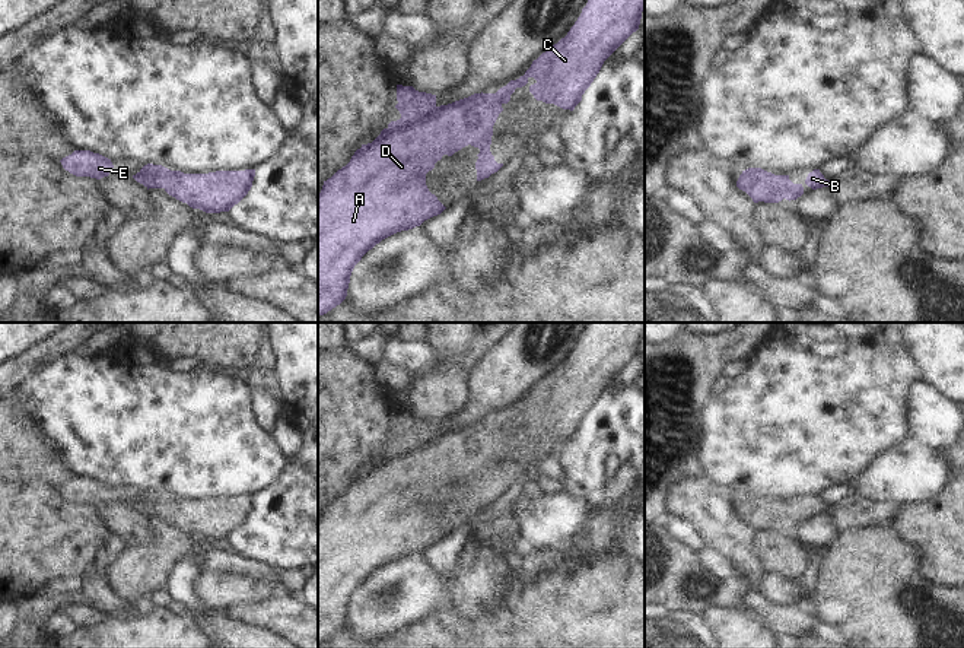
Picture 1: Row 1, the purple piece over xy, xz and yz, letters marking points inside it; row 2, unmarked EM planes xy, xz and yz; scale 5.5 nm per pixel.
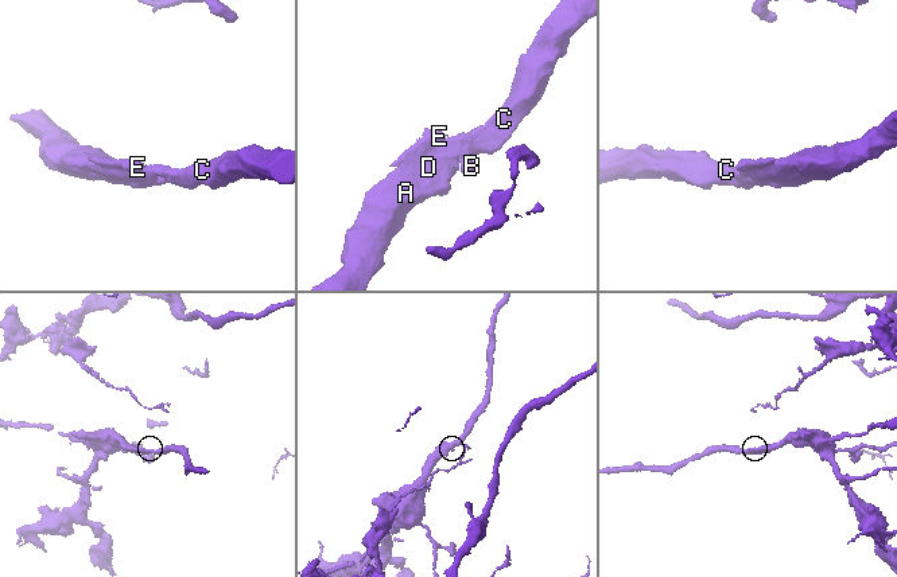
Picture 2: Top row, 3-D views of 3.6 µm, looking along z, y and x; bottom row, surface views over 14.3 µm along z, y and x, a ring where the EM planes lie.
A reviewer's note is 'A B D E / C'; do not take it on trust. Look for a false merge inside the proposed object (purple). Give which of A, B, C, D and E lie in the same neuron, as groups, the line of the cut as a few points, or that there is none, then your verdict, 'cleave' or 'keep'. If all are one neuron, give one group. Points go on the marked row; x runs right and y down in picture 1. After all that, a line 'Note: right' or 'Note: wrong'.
A B C D E | no cut | keep
Note: wrong

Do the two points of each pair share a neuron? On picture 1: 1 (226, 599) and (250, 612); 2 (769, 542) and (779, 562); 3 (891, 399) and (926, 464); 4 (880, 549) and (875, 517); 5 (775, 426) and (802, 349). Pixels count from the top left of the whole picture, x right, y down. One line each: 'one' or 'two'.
1: two
2: one
3: two
4: two
5: one

